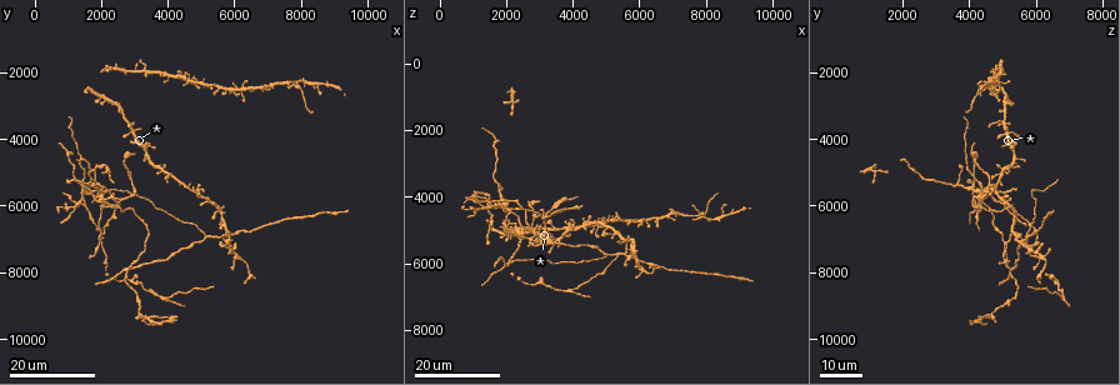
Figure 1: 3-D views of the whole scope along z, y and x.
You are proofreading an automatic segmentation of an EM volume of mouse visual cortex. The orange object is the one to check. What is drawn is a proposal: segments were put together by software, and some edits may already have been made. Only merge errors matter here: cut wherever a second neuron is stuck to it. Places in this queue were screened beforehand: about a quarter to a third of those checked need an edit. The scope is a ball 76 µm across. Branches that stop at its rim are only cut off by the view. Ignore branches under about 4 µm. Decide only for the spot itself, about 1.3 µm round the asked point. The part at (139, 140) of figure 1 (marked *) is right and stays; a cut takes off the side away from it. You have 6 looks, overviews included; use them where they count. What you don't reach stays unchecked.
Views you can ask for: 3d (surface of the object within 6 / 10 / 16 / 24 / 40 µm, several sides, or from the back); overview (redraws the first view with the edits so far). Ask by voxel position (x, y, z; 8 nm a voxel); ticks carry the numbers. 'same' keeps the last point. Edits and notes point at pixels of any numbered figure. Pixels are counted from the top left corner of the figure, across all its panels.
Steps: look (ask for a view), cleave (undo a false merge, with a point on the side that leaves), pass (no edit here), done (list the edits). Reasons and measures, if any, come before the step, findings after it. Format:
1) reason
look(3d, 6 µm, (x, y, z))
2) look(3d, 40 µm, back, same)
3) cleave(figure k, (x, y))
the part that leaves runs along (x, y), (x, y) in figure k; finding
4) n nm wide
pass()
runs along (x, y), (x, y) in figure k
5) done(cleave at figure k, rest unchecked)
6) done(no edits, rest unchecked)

small branch off a trunk
look(3d, 16 µm, (5100, 6900, 5700))

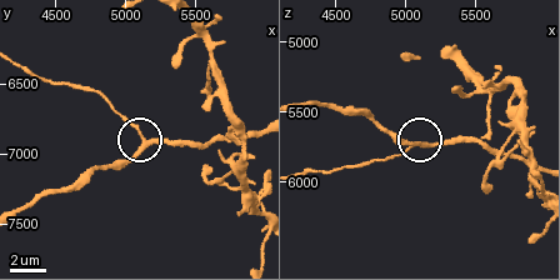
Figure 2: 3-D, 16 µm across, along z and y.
look(3d, 10 µm, (5120, 6940, 5740))

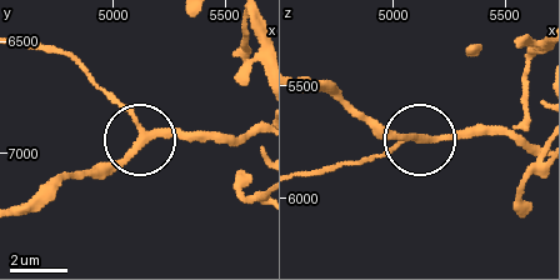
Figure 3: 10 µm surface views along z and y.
pass()
all the same neuron

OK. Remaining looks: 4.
four arms meet
look(3d, 16 µm, (6100, 7500, 6200))

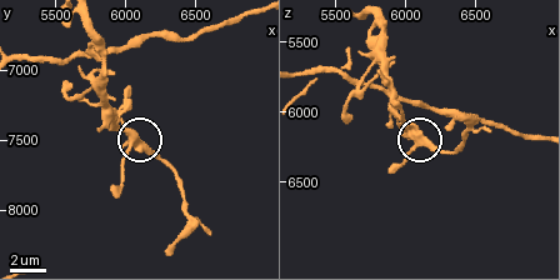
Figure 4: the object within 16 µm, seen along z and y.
look(3d, 6 µm, (6020, 7520, 6160))

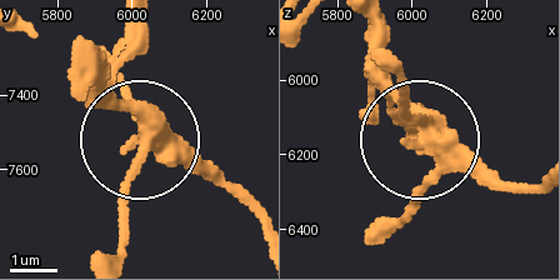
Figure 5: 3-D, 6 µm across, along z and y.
4 arms
pass()
runs along (368, 30), (371, 78), (420, 134), (531, 186) in figure 5; all the same neuron

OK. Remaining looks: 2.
thin arm on a thick one
look(3d, 16 µm, (5600, 6200, 5300))

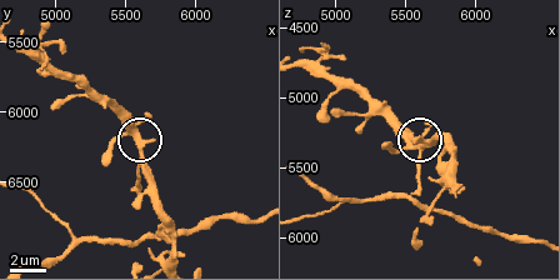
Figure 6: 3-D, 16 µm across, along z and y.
closer look
look(3d, 6 µm, (5520, 6140, 5360))

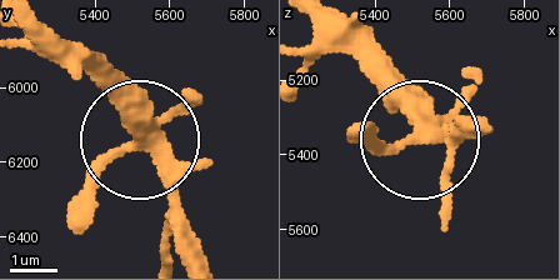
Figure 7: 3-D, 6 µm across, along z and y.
pass()
runs along (328, 30), (415, 134), (355, 138) in figure 7; all the same neuron

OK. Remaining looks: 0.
done(no edits, rest unchecked)

